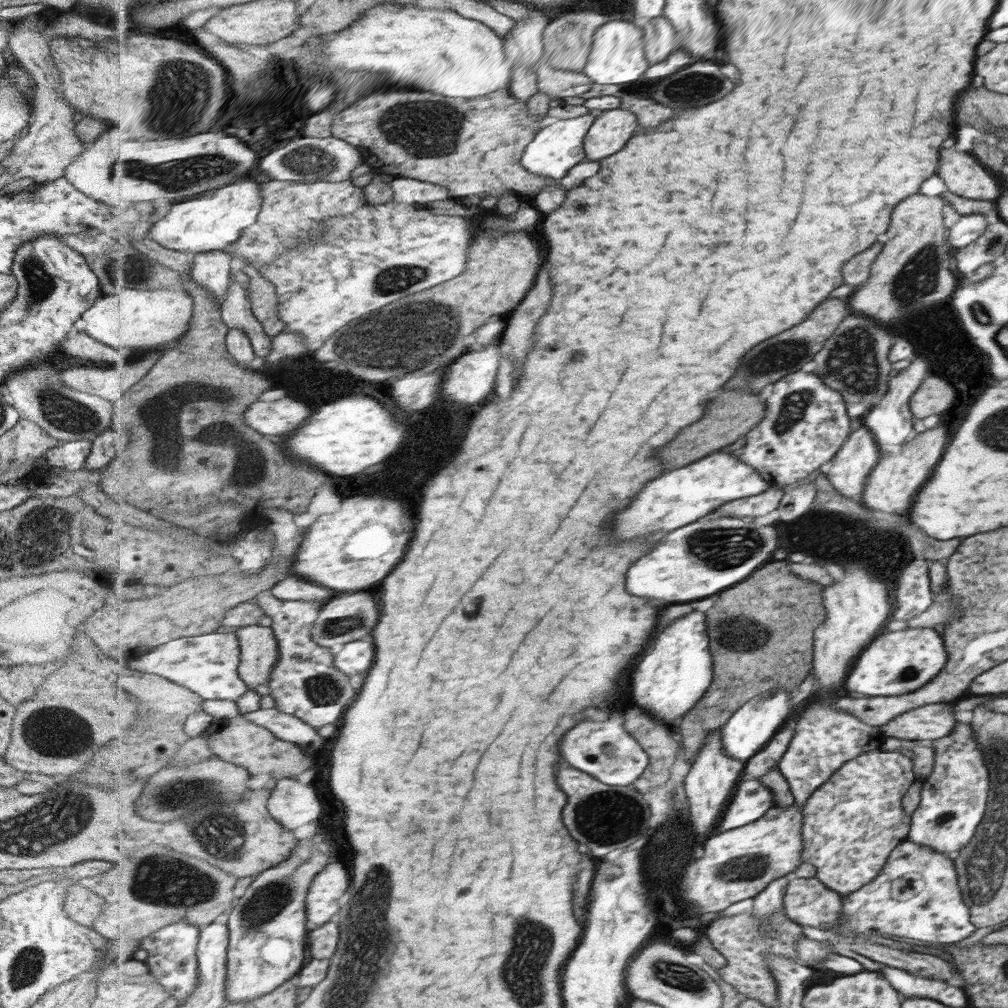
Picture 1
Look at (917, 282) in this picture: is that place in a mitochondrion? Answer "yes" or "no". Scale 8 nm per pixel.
yes

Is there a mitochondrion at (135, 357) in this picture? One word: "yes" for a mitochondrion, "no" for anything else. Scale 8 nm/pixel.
no

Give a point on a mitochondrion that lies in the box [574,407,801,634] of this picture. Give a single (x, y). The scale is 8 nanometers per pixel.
(700, 546)

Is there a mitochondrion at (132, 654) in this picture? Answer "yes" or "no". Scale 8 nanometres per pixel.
no

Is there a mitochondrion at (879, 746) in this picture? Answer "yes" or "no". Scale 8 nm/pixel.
no

